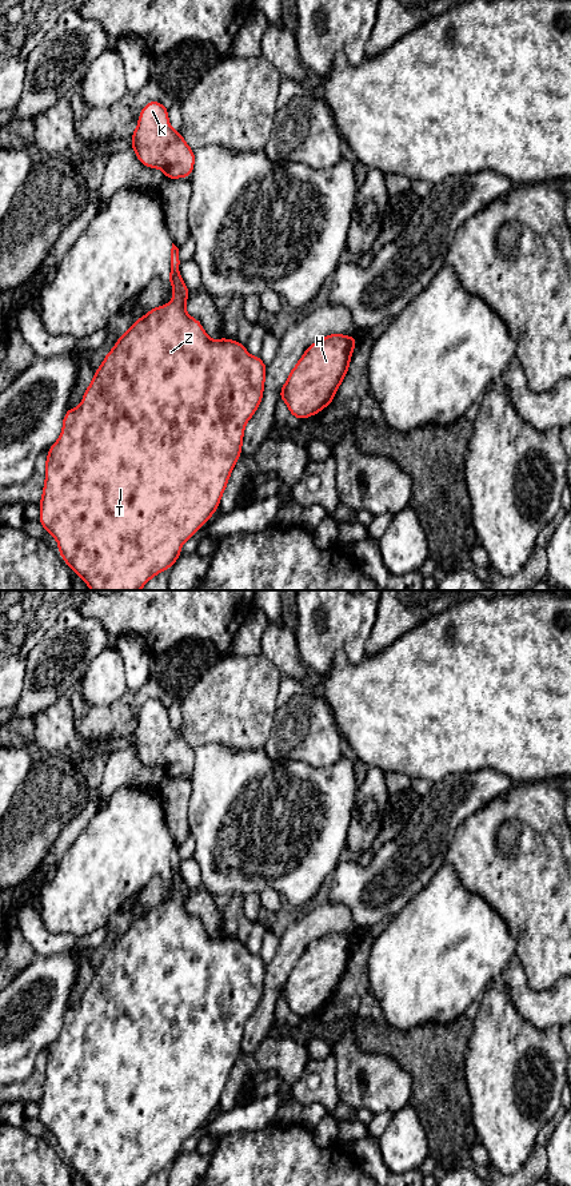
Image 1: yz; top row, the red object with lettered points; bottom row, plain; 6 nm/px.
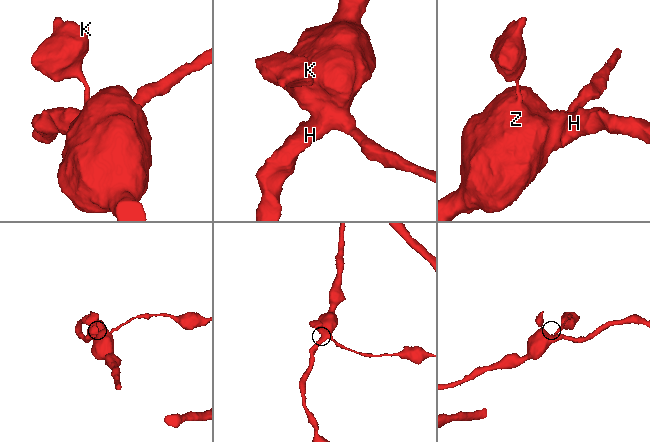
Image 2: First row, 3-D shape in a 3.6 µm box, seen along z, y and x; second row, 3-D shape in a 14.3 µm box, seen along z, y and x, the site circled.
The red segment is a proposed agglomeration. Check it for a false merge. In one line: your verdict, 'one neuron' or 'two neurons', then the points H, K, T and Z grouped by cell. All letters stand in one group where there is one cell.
one neuron; groups H K T Z

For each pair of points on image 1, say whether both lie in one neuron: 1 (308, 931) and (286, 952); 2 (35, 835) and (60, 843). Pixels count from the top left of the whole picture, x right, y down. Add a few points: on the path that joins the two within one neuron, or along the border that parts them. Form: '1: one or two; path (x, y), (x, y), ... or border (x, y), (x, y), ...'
1: one; path (303, 935), (291, 947)
2: two; border (75, 818), (59, 834), (52, 848), (38, 868)

